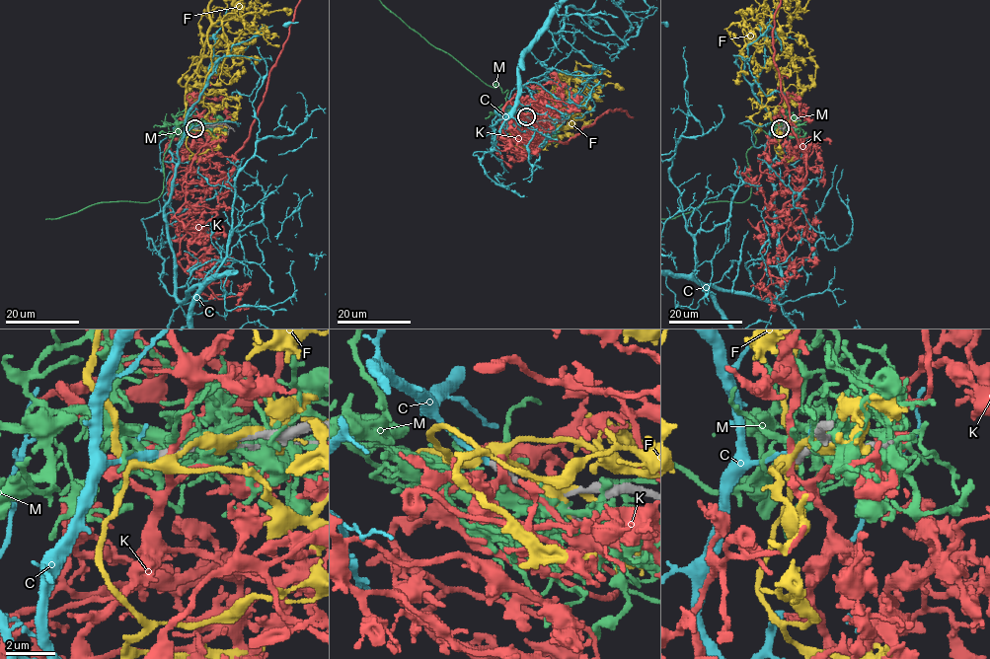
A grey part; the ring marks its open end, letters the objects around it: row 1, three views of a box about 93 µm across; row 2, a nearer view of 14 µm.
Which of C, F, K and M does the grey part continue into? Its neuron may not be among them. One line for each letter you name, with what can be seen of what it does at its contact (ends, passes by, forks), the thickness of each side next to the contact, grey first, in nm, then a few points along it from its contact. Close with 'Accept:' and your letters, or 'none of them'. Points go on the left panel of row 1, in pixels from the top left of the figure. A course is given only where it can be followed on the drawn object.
C: It forks there. Thickness 460 nm (grey) against 200 nm
Accept: C

